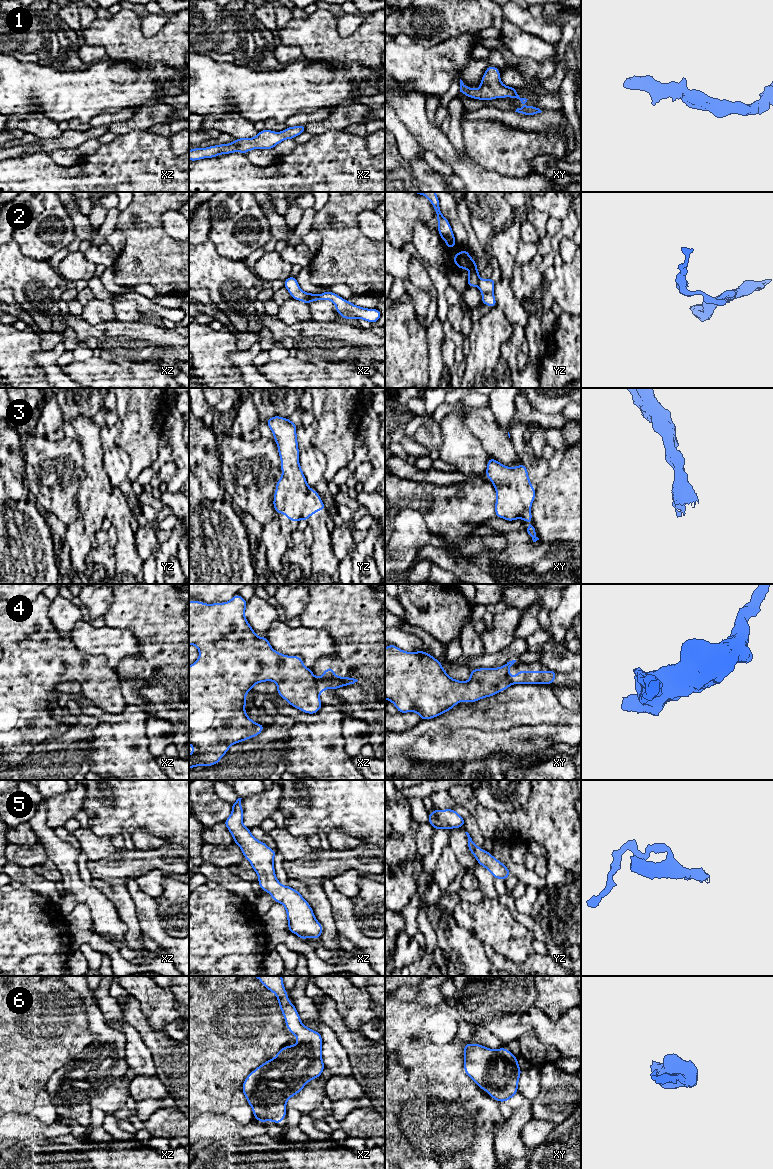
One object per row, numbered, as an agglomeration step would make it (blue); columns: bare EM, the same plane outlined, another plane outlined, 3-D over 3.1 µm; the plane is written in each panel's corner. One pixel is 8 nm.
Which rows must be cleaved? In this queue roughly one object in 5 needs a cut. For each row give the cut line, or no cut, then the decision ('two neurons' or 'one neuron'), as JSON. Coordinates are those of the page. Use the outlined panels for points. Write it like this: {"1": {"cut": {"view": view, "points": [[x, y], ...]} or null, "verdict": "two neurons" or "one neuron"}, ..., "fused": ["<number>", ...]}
{"1": {"cut": null, "verdict": "one neuron"}, "2": {"cut": null, "verdict": "one neuron"}, "3": {"cut": null, "verdict": "one neuron"}, "4": {"cut": {"view": "xz", "points": [[311, 672], [316, 690], [319, 693]]}, "verdict": "two neurons"}, "5": {"cut": null, "verdict": "one neuron"}, "6": {"cut": null, "verdict": "one neuron"}, "fused": ["4"]}

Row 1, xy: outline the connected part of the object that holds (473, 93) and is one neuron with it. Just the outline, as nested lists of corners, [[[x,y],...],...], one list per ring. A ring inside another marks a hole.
[[[488,66],[480,83],[478,89],[465,86],[460,79],[460,92],[470,98],[478,100],[493,100],[496,98],[516,98],[522,104],[525,104],[528,99],[522,98],[518,95],[515,87],[505,86],[501,82],[499,75],[500,70],[494,66]]]

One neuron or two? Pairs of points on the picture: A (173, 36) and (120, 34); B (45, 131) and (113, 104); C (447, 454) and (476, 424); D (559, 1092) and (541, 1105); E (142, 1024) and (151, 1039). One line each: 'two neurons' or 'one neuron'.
A: one neuron
B: two neurons
C: two neurons
D: one neuron
E: one neuron

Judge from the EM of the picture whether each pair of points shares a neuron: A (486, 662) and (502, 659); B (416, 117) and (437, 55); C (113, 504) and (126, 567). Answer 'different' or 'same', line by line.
A: same
B: different
C: same

